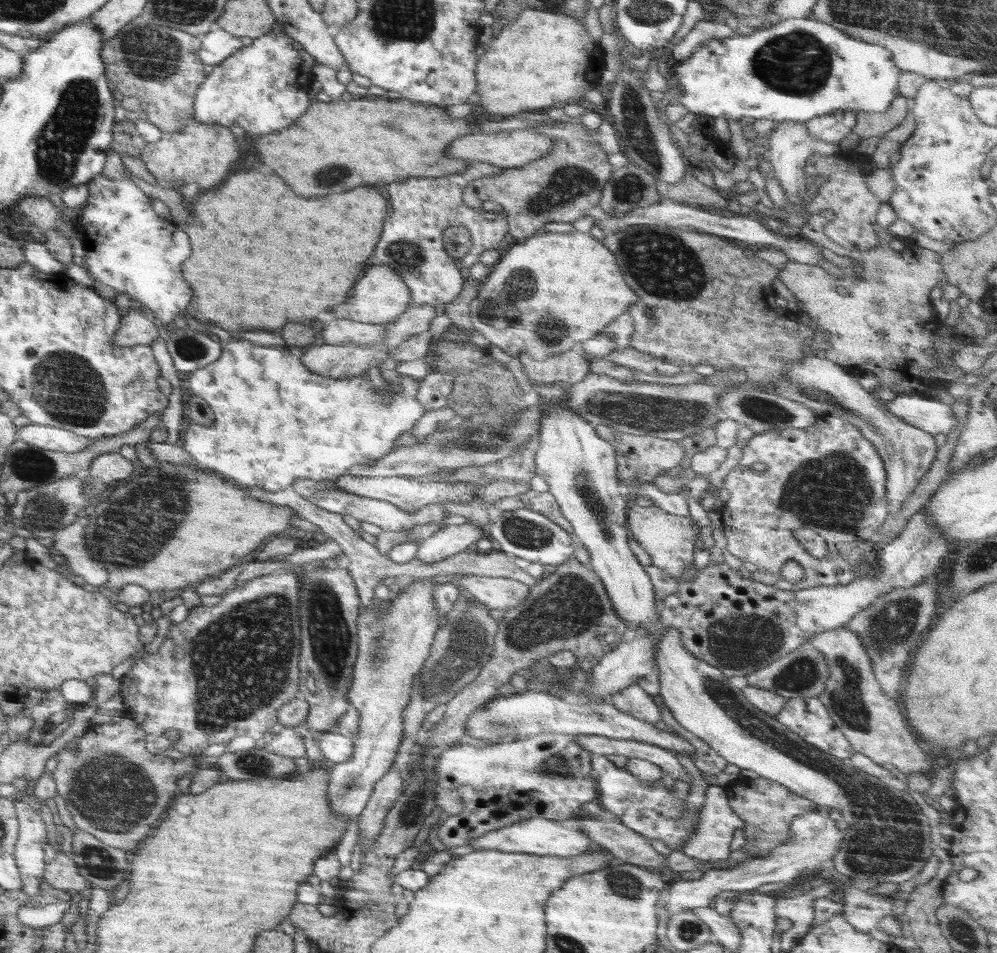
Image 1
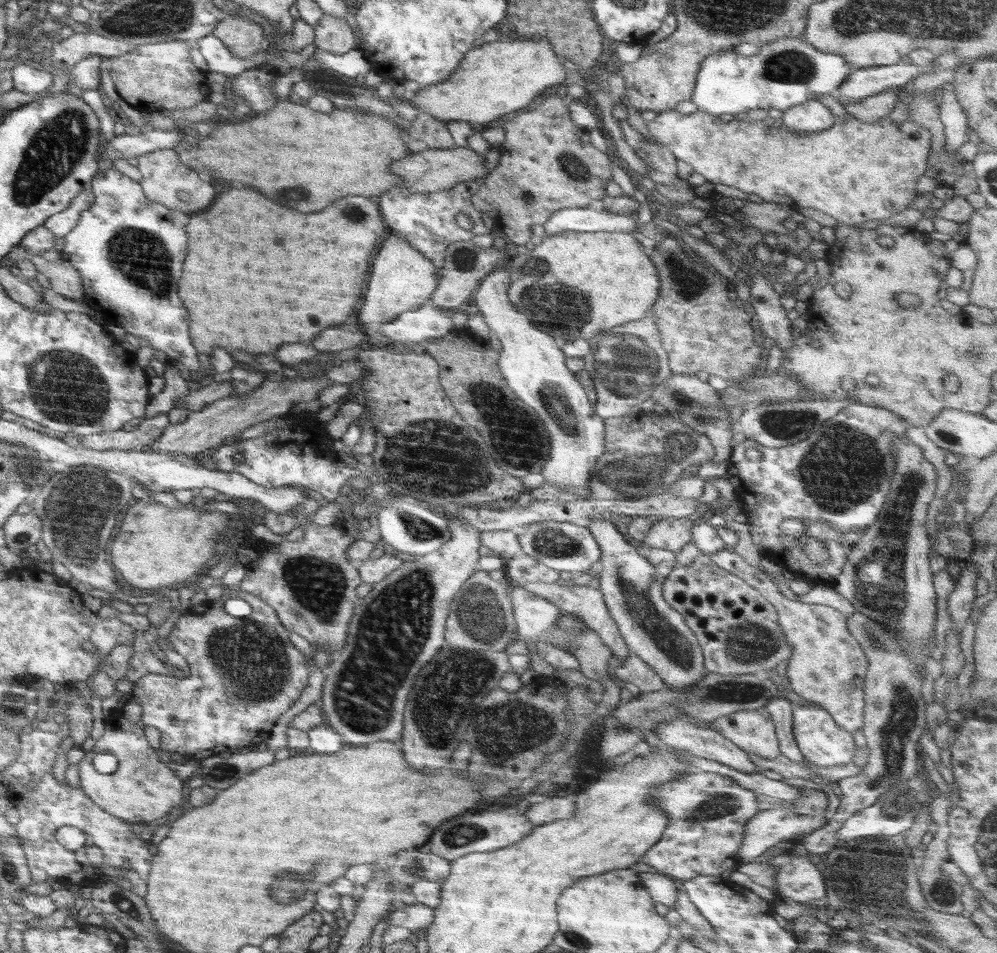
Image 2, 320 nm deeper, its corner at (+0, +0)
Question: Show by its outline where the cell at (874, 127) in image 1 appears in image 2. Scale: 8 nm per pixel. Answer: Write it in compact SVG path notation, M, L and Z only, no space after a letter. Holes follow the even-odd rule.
M886 89L855 103L845 104L844 109L854 119L870 124L888 117L898 101L896 90Z

